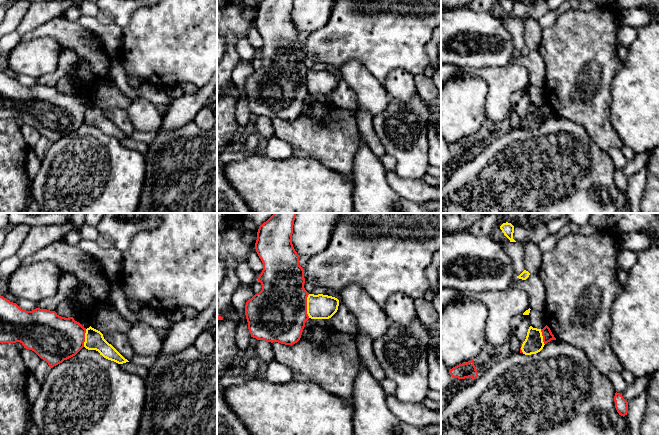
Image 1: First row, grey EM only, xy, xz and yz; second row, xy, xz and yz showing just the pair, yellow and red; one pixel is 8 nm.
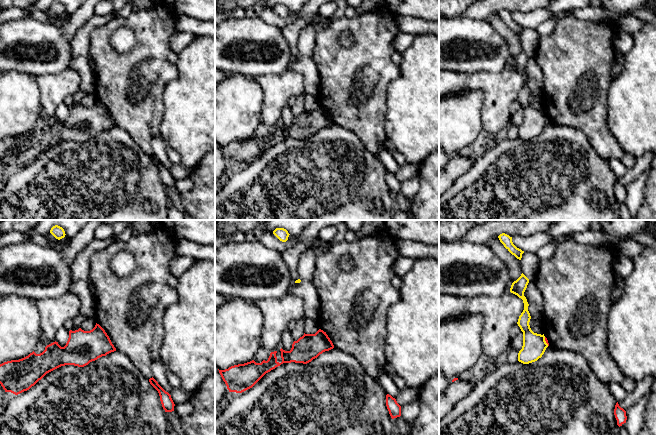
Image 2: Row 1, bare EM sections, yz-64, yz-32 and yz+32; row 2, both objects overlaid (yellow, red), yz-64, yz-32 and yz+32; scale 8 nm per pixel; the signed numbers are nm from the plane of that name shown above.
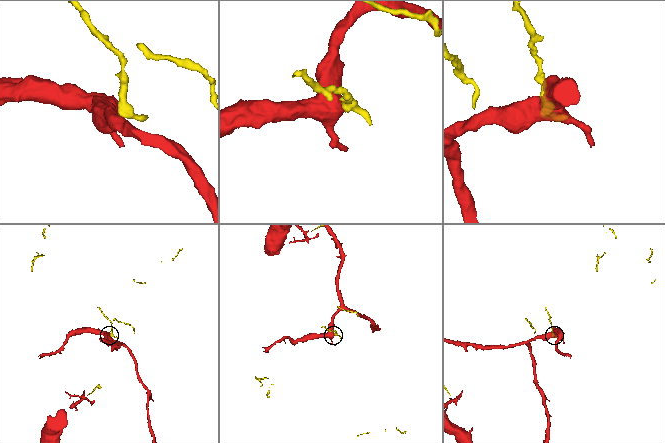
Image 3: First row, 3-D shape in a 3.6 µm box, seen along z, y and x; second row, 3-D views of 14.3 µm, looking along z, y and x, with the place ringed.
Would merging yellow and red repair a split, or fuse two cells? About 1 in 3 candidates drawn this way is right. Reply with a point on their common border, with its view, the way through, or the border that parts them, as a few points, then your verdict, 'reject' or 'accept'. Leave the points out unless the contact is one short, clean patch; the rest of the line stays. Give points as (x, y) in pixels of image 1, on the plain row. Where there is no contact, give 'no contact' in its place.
meets yellow in xz at (307, 82); border along xz (309, 70), (307, 73), (308, 93); reject

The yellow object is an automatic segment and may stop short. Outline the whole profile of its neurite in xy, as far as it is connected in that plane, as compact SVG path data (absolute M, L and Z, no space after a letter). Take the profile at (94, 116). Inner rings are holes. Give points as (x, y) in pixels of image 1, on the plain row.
M91 102L86 105L84 123L88 126L96 126L104 134L118 140L129 138L104 115L103 110L100 107Z

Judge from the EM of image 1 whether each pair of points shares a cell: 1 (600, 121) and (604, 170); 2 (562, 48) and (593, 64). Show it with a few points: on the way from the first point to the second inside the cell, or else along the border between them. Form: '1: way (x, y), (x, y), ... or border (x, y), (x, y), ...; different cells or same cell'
1: border (587, 131), (589, 136), (605, 151); different cells
2: way (566, 57), (573, 64), (584, 64); same cell

